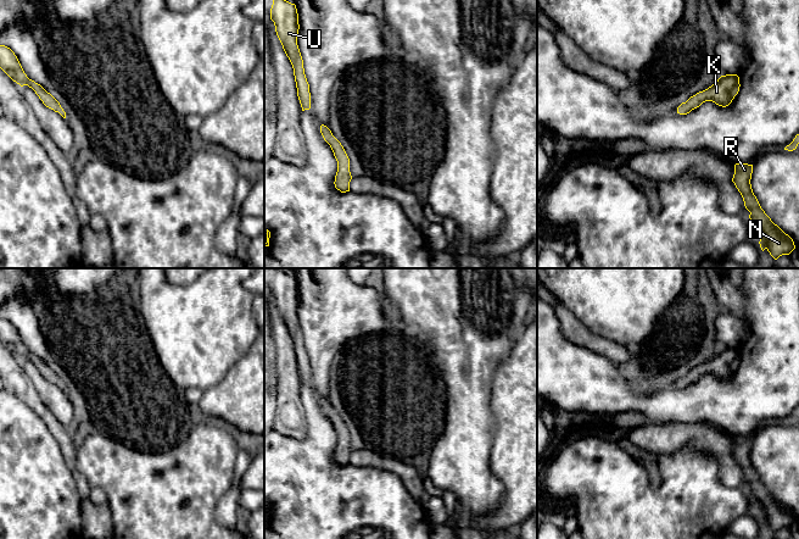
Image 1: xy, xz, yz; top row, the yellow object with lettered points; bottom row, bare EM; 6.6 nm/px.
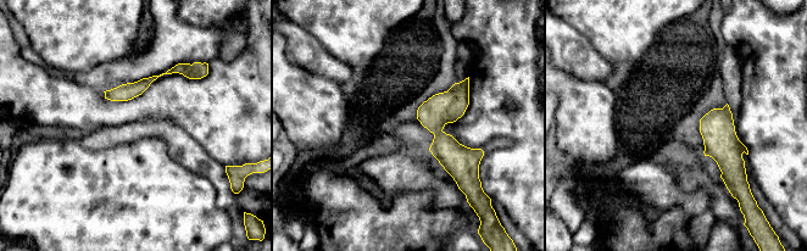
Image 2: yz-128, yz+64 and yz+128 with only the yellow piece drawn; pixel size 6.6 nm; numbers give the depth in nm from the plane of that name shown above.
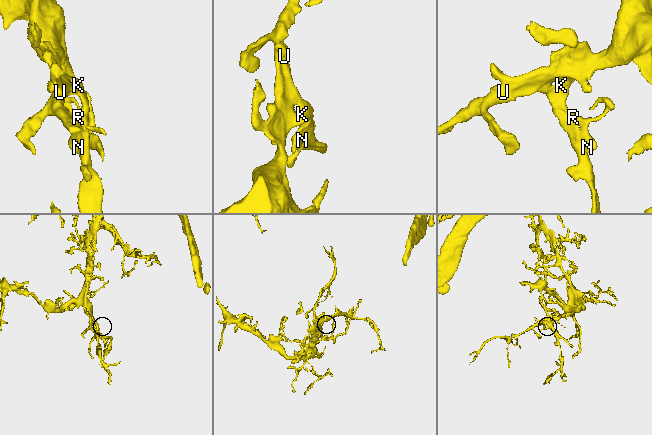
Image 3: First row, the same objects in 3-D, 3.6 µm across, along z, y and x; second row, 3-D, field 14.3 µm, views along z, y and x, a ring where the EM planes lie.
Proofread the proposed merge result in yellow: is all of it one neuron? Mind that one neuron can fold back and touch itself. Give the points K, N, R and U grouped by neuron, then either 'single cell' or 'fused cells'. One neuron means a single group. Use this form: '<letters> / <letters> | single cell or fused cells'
K N R U | single cell

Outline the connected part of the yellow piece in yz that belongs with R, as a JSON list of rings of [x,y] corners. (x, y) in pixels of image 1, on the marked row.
[[[736,163],[732,182],[741,193],[745,209],[750,212],[751,226],[761,230],[759,234],[761,250],[766,249],[777,260],[782,255],[789,255],[795,245],[793,239],[775,224],[761,209],[751,189],[751,173],[753,165]]]

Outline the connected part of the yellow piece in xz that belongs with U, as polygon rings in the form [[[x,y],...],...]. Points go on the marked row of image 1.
[[[273,0],[270,9],[270,20],[274,22],[276,35],[292,65],[297,96],[302,111],[309,110],[309,84],[304,74],[303,60],[297,45],[300,24],[296,5],[286,0]]]

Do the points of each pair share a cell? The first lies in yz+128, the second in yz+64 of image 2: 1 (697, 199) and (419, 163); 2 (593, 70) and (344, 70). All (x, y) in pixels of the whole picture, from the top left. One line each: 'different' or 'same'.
1: same
2: same

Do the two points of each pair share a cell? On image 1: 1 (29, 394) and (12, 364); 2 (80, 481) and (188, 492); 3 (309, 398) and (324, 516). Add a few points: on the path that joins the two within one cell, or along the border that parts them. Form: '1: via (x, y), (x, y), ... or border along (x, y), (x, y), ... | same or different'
1: via (22, 387), (14, 378), (12, 371) | same
2: border along (76, 455), (76, 467), (90, 487) | different
3: via (318, 427), (318, 487) | same

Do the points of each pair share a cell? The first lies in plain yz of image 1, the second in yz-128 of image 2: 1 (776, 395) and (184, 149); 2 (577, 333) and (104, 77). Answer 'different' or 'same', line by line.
1: different
2: same

